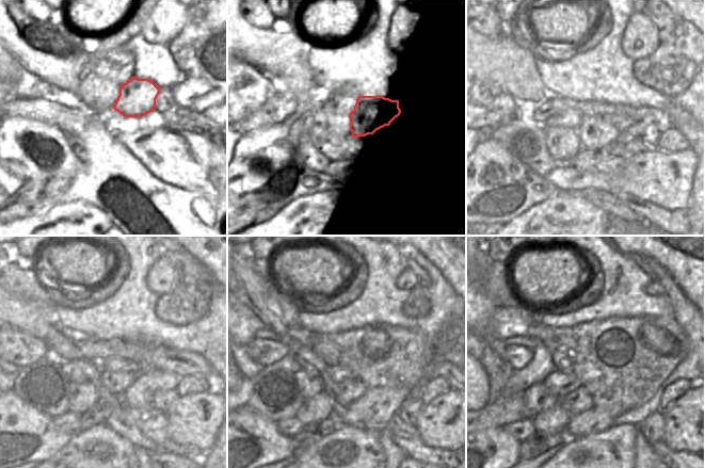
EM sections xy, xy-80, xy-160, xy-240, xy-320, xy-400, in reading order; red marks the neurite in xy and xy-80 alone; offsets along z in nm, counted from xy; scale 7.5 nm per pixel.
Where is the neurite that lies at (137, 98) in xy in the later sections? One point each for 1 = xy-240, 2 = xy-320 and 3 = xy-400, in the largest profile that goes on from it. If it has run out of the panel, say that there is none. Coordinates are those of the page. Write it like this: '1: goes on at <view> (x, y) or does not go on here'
1: goes on at xy-240 (116, 383)
2: goes on at xy-320 (350, 390)
3: goes on at xy-400 (579, 400)

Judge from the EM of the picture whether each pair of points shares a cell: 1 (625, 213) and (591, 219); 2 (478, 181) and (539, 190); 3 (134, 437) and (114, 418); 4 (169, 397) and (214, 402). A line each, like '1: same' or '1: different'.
1: different
2: same
3: same
4: different

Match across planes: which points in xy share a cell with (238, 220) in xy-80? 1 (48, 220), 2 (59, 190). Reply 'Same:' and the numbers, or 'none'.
Same: 2

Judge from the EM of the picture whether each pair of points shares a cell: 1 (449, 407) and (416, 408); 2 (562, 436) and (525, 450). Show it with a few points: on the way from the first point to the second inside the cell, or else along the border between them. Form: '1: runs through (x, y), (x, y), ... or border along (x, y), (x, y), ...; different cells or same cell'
1: border along (425, 405), (415, 425); different cells
2: runs through (553, 440), (534, 446); same cell

